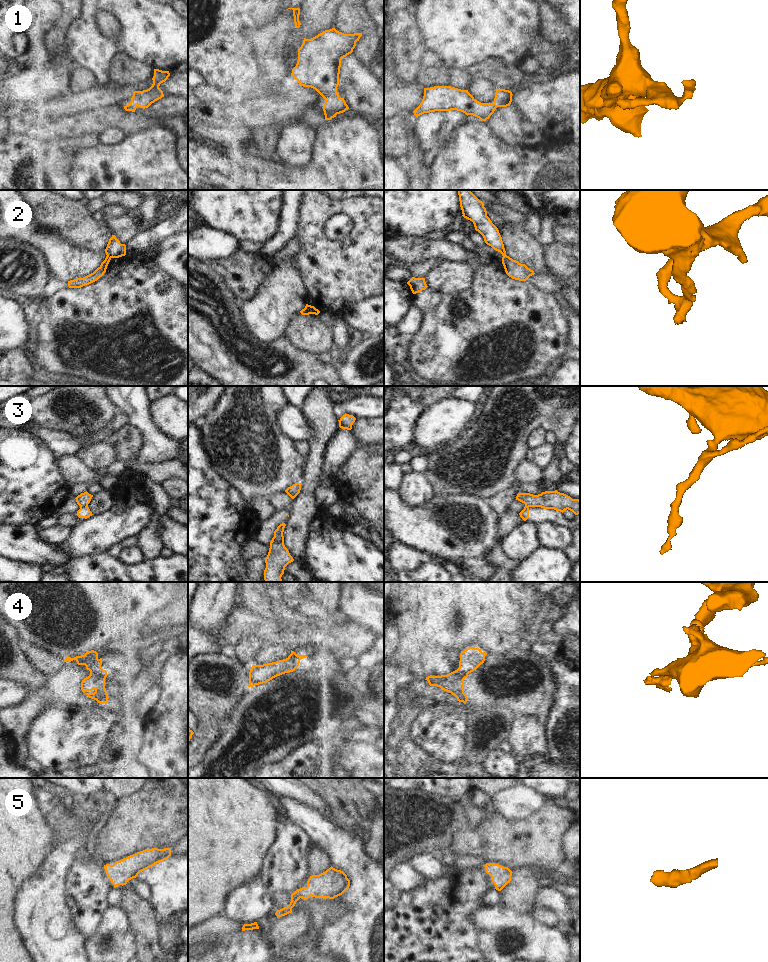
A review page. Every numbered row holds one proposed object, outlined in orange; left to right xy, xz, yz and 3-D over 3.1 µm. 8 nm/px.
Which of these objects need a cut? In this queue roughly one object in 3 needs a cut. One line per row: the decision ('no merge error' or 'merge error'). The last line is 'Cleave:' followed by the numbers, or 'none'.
1: no merge error
2: merge error
3: no merge error
4: merge error
5: no merge error
Cleave: 2, 4

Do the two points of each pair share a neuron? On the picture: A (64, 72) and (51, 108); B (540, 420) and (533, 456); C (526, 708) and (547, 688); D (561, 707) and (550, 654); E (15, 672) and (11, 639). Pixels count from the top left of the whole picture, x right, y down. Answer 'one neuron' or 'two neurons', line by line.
A: one neuron
B: two neurons
C: one neuron
D: one neuron
E: one neuron

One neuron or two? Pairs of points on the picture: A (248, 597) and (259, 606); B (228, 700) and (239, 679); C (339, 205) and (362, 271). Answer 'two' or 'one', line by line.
A: one
B: one
C: one

